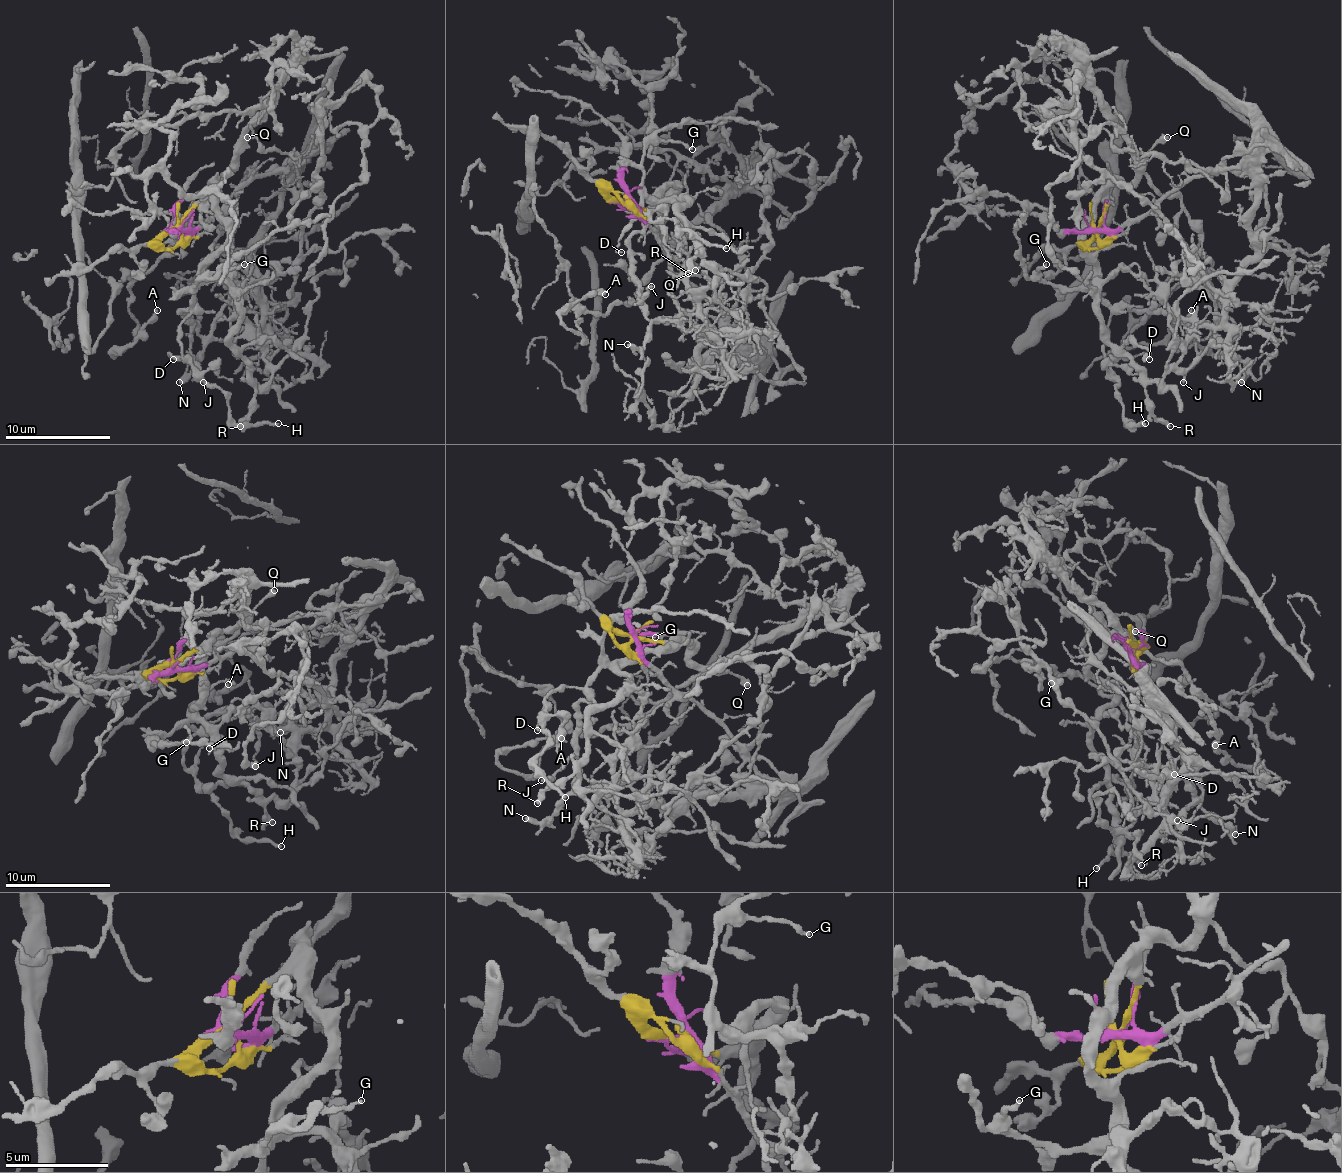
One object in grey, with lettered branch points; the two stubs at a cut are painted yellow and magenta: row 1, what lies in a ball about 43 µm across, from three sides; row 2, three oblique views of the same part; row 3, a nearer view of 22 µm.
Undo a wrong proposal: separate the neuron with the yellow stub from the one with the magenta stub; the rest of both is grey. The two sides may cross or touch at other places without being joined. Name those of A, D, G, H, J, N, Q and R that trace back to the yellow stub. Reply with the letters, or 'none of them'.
A, D, G, H, J, N, Q, R

